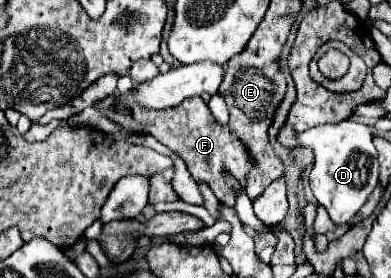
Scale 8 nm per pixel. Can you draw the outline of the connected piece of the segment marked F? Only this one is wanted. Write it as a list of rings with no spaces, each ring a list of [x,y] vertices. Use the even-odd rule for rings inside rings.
[[[190,98],[186,100],[186,104],[180,104],[170,112],[138,112],[138,108],[134,108],[134,120],[146,126],[146,134],[154,136],[160,144],[168,146],[174,154],[178,154],[184,160],[192,178],[196,182],[208,184],[214,196],[224,206],[232,208],[236,204],[238,190],[226,182],[224,174],[236,178],[240,182],[240,188],[246,190],[246,174],[252,170],[254,160],[244,142],[238,136],[232,136],[228,126],[216,122],[202,98]]]

